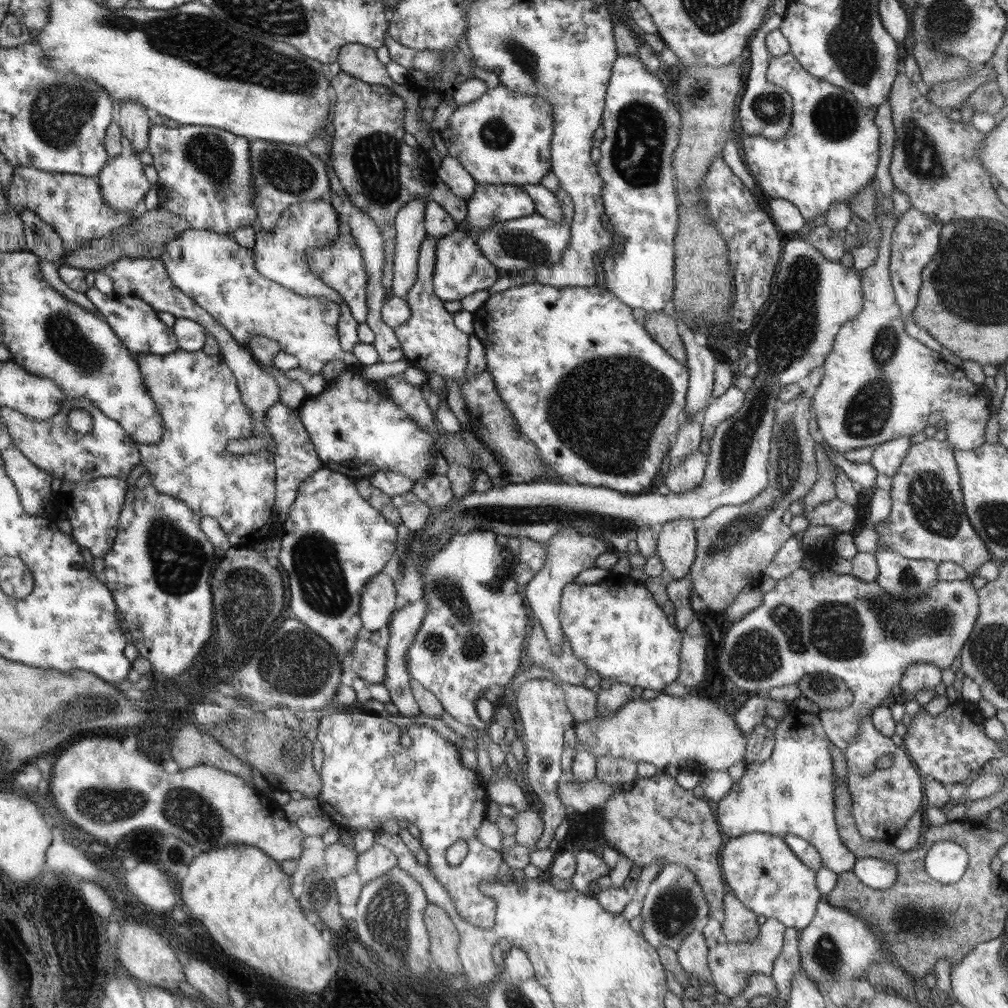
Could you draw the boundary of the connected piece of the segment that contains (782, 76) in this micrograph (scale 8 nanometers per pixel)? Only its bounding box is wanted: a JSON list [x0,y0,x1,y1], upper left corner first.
[740,53,880,222]

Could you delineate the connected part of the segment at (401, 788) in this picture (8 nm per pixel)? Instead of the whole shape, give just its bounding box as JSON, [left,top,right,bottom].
[314,706,503,929]

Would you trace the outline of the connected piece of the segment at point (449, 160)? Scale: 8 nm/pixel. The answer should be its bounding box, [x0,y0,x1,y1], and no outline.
[436,156,477,200]

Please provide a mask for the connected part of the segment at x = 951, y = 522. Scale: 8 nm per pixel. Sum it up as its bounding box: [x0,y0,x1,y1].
[875,437,995,576]

